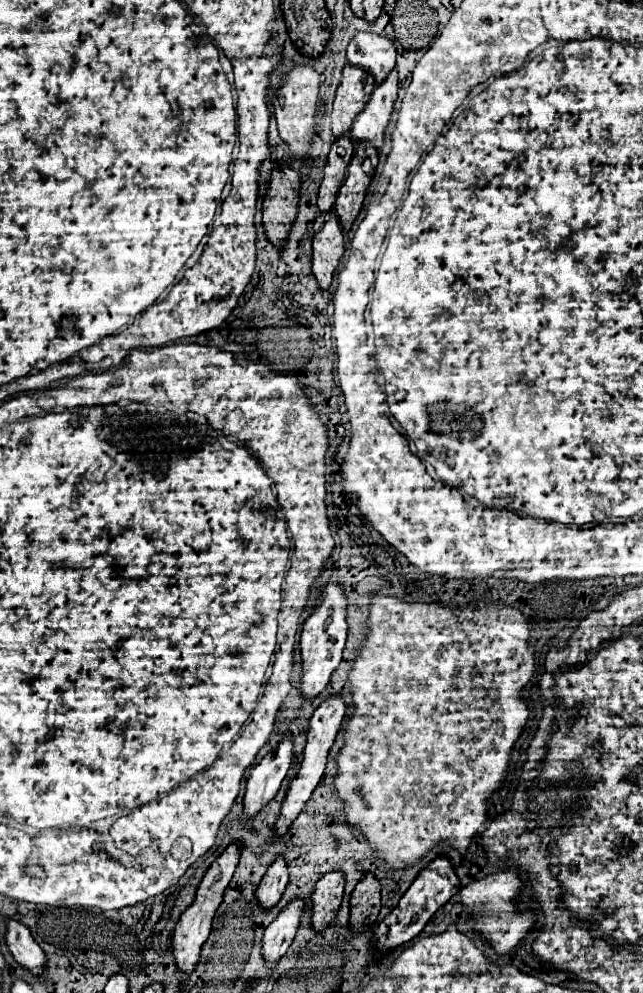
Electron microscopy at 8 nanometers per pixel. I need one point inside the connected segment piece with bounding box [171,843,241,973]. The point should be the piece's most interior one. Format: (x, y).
(193, 928)

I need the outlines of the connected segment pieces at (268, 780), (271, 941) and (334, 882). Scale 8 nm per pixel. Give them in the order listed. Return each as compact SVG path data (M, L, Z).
M283 733L281 743L269 751L249 773L247 791L245 791L245 815L255 815L265 803L269 803L281 781L287 777L287 771L293 763L293 735Z
M297 897L287 903L287 907L277 915L275 921L269 923L263 935L263 955L269 961L269 967L275 969L275 963L279 957L285 955L289 945L295 939L301 915L303 915L305 899Z
M331 871L325 873L319 881L313 895L313 925L315 929L323 929L323 925L329 925L335 919L335 913L341 905L345 889L345 873L343 871Z

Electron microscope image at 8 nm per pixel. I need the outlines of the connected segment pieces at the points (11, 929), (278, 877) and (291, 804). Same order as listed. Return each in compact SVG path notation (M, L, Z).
M7 919L7 935L5 935L7 947L13 955L13 959L23 965L25 969L29 969L31 973L39 973L43 969L43 951L39 949L39 945L35 943L31 931L15 921L15 919Z
M279 855L271 867L267 869L267 873L263 875L259 887L257 887L257 899L263 907L273 907L283 891L285 891L285 885L289 881L289 867L287 867L287 859L283 855Z
M329 695L313 713L311 717L311 725L309 725L309 733L307 733L307 745L305 745L305 751L303 751L303 763L301 763L301 769L297 773L297 777L291 781L289 785L289 791L287 791L287 797L283 801L283 807L281 807L281 817L279 821L275 823L277 827L277 833L283 835L287 833L289 825L293 823L293 819L299 815L299 811L303 809L303 805L307 803L307 799L311 797L313 789L321 783L321 777L323 777L323 771L325 771L325 761L327 761L327 753L331 749L331 745L335 743L335 737L341 729L341 723L345 719L345 713L347 713L347 705L343 701L341 695Z

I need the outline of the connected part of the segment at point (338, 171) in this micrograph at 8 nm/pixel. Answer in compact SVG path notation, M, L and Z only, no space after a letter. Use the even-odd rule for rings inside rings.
M347 135L337 137L331 145L327 165L323 169L325 175L323 175L321 189L319 189L319 199L317 199L319 211L333 209L339 185L343 183L343 177L347 175L347 167L349 167L351 157L353 157L353 141Z

